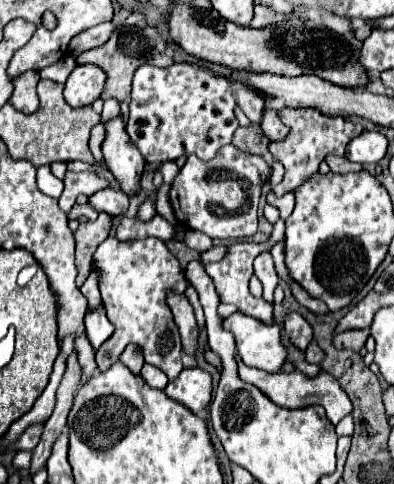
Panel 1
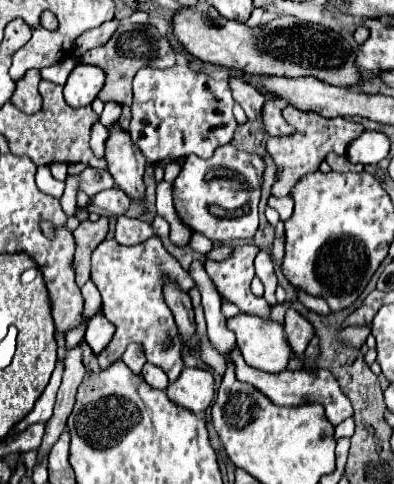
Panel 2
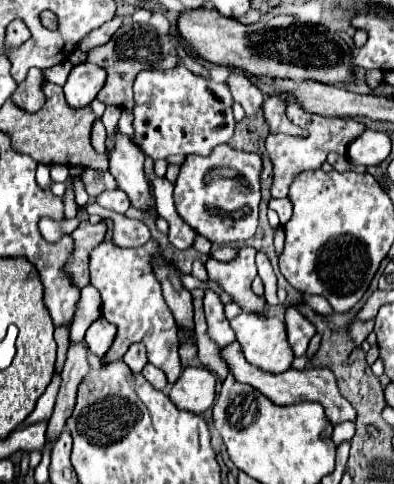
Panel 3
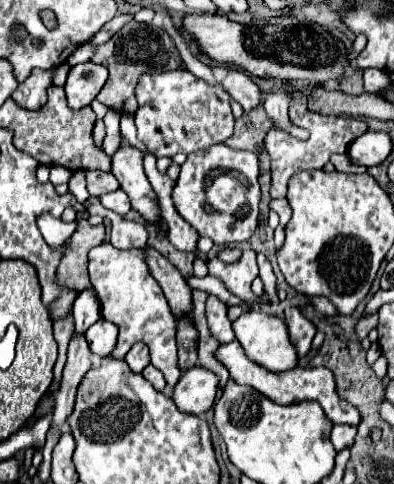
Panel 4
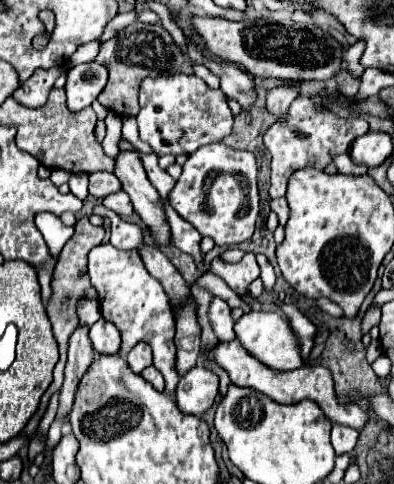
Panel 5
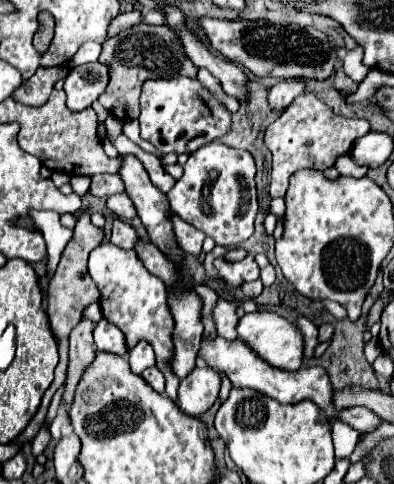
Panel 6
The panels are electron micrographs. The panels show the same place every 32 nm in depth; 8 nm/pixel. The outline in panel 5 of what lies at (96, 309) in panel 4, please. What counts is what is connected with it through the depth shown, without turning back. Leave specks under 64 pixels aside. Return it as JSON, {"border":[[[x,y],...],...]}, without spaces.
{"border":[[[88,300],[88,302],[82,302],[78,304],[78,318],[80,318],[80,324],[94,324],[96,320],[102,318],[100,314],[100,304],[96,300]]]}

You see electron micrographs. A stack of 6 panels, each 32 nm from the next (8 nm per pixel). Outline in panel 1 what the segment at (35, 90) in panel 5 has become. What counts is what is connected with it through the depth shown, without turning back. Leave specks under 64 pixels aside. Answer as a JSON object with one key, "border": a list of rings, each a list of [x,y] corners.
{"border":[[[24,72],[20,78],[14,78],[14,94],[10,98],[10,104],[24,112],[24,114],[32,114],[38,110],[40,100],[36,94],[36,84],[38,84],[40,76],[38,72]]]}

